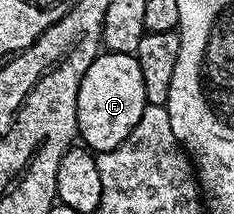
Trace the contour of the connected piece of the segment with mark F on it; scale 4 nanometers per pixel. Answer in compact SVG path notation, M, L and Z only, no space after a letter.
M99 52L92 67L84 71L84 79L80 79L80 95L76 95L76 119L81 144L95 154L120 147L136 123L140 123L140 115L144 115L146 106L144 75L140 75L137 56L133 53Z

